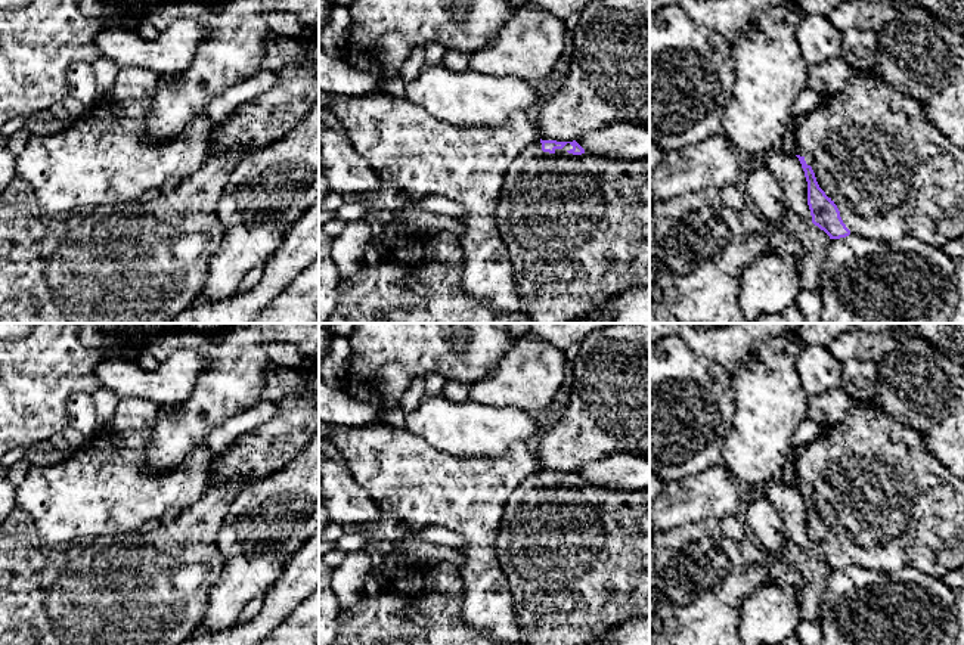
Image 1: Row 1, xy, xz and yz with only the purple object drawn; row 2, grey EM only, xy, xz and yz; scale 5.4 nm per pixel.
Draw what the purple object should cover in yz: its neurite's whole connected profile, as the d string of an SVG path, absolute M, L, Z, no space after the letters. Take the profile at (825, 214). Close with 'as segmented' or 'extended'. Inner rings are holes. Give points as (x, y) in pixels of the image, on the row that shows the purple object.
M850 69L844 89L821 97L818 108L800 123L796 139L812 223L830 239L852 233L893 242L912 235L943 248L964 233L964 148L954 145L929 121L920 102L883 83L870 69Z | extended

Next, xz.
M539 140L505 174L496 224L531 323L565 323L633 285L650 285L650 159L622 161L586 152L576 140Z | extended

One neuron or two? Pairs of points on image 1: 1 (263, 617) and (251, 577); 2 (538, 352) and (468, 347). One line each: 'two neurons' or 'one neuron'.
1: two neurons
2: two neurons

